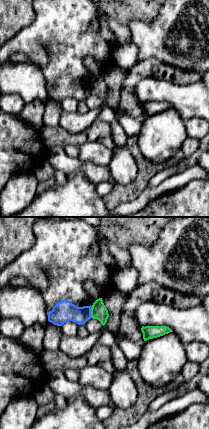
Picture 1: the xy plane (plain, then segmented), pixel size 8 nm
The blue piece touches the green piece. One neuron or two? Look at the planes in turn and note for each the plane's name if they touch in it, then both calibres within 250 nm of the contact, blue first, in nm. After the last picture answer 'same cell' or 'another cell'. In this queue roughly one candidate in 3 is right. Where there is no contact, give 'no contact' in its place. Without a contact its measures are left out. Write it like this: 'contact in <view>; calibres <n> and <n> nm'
contact in xy; calibres 180 and 130 nm

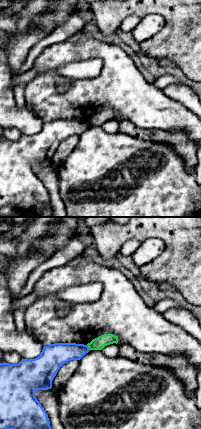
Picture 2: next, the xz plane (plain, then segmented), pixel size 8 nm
contact in xz; calibres 180 and 100 nm

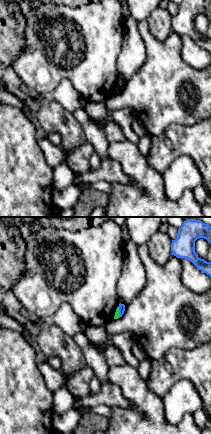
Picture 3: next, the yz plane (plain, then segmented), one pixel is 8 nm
contact in yz; calibres 50 and 40 nm

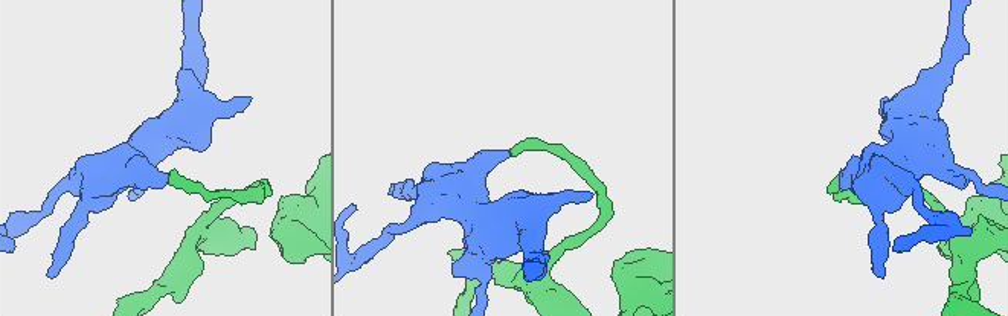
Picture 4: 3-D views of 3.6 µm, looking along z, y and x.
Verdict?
another cell

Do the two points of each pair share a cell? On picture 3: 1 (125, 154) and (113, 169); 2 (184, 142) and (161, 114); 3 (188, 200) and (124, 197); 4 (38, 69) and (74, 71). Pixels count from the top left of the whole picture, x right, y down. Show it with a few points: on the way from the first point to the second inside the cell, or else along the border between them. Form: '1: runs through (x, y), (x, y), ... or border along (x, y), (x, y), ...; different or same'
1: border along (108, 156), (119, 164), (131, 182); different
2: border along (193, 123), (170, 124), (158, 135), (150, 136); different
3: runs through (172, 206), (140, 206); same
4: runs through (47, 69), (65, 71); same

